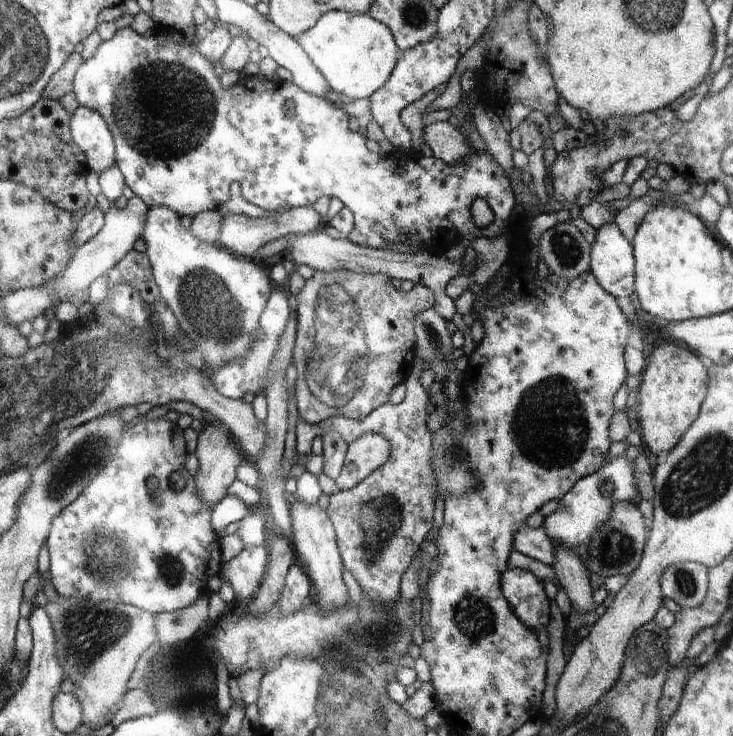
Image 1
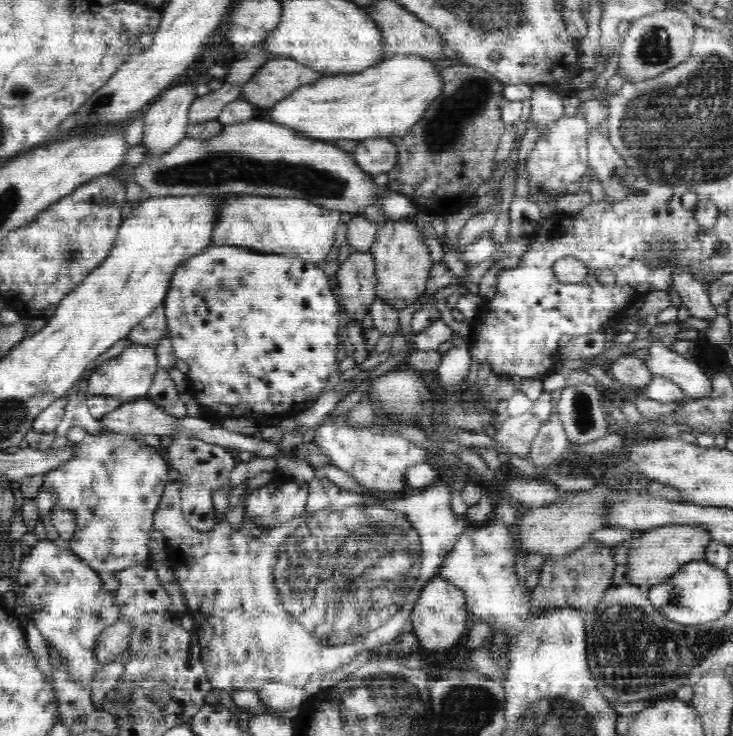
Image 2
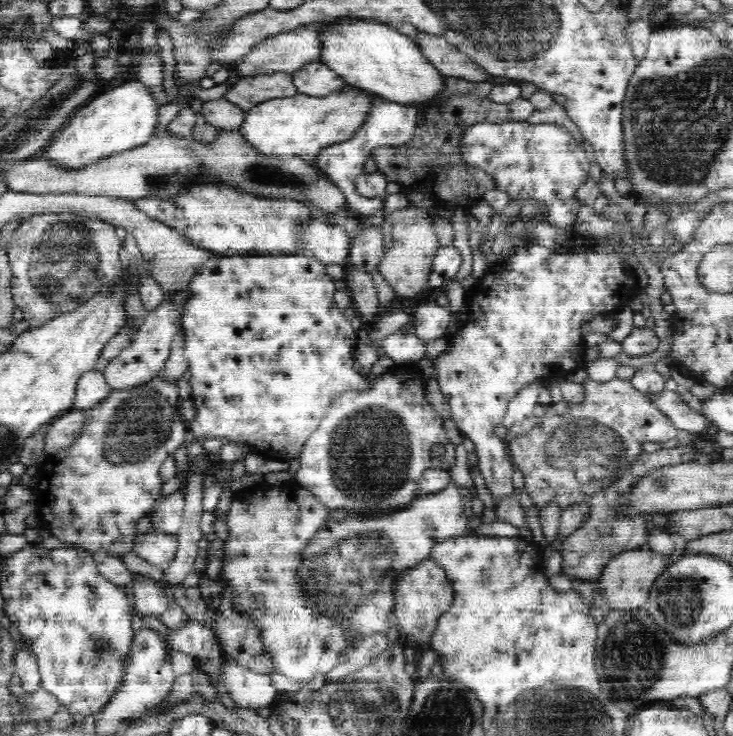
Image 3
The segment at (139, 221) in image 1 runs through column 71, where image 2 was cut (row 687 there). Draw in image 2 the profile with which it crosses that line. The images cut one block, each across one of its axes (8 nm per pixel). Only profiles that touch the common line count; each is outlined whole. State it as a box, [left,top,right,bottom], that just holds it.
[256,683,308,712]

